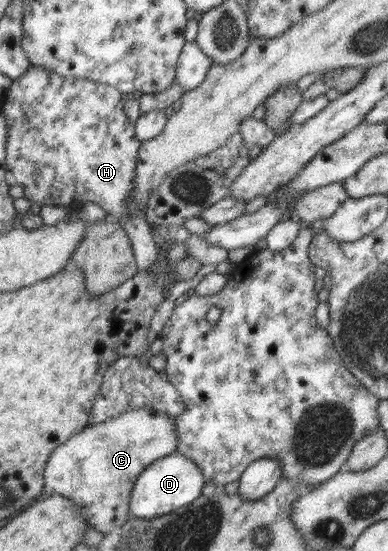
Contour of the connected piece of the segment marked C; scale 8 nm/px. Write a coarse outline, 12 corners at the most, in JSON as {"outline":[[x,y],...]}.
{"outline":[[127,410],[53,449],[41,496],[108,535],[138,476],[177,452],[173,420]]}

